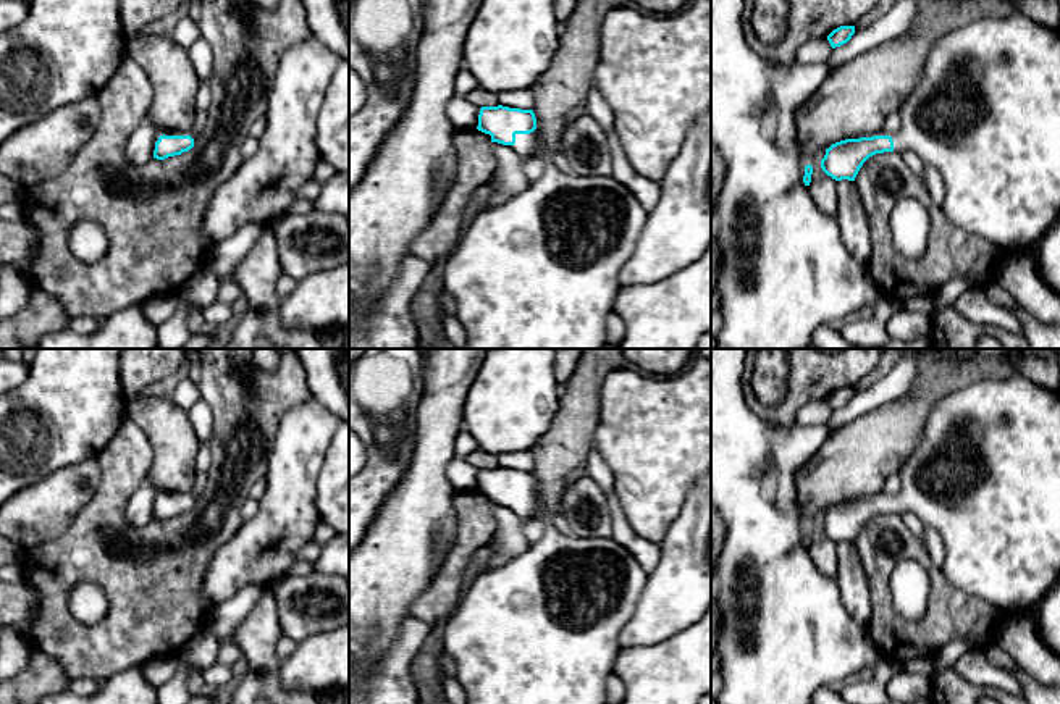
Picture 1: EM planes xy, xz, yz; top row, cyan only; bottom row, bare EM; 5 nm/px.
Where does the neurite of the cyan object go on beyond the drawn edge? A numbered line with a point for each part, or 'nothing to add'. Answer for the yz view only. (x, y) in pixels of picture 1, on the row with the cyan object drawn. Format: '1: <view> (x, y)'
1: yz (986, 113)

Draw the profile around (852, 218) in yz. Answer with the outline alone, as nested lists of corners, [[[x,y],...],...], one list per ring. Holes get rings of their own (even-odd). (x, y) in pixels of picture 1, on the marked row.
[[[855,181],[837,182],[839,202],[835,221],[848,254],[861,265],[871,263],[871,228]]]

